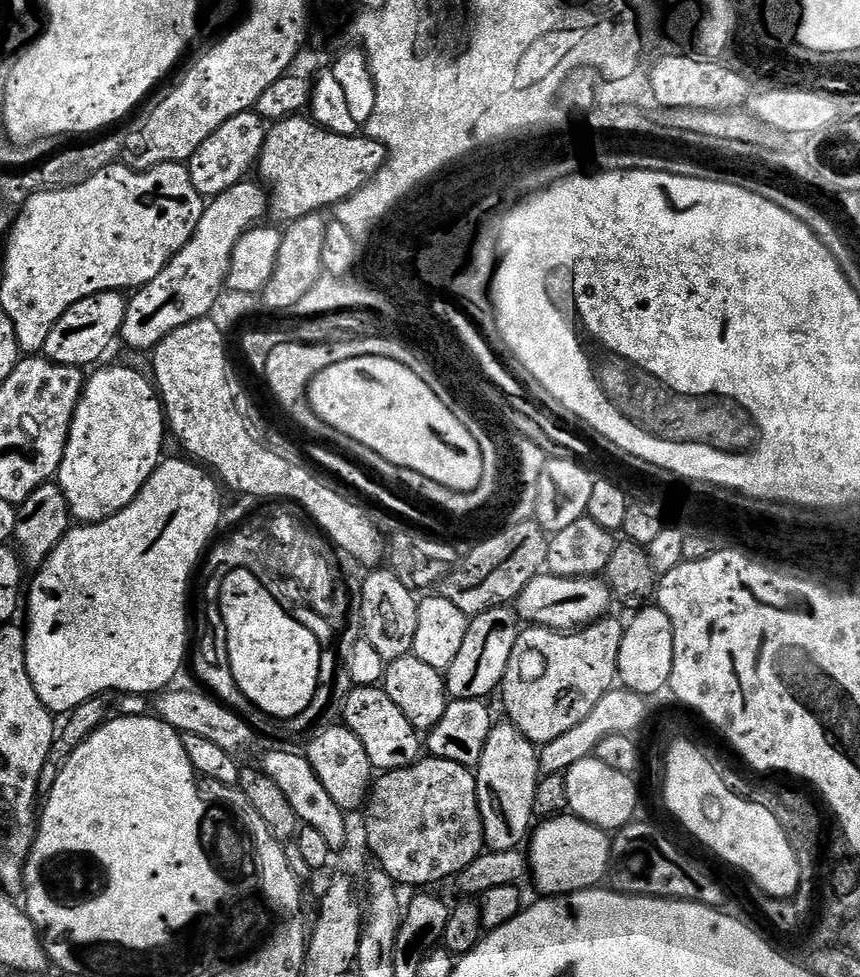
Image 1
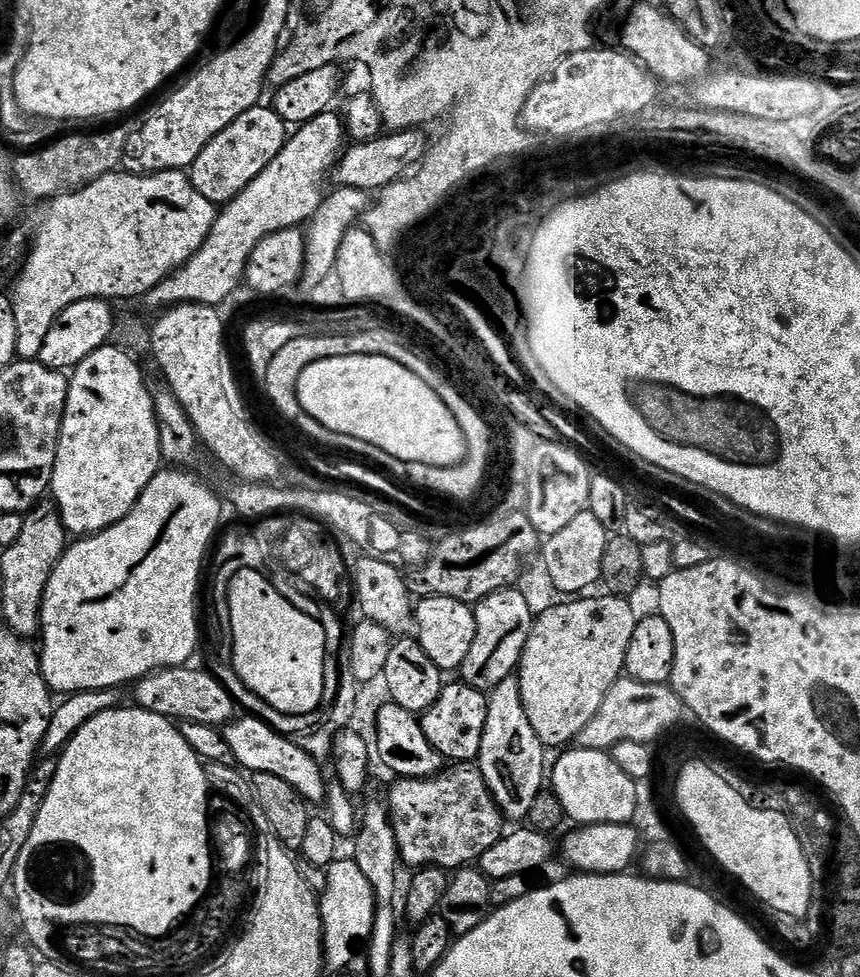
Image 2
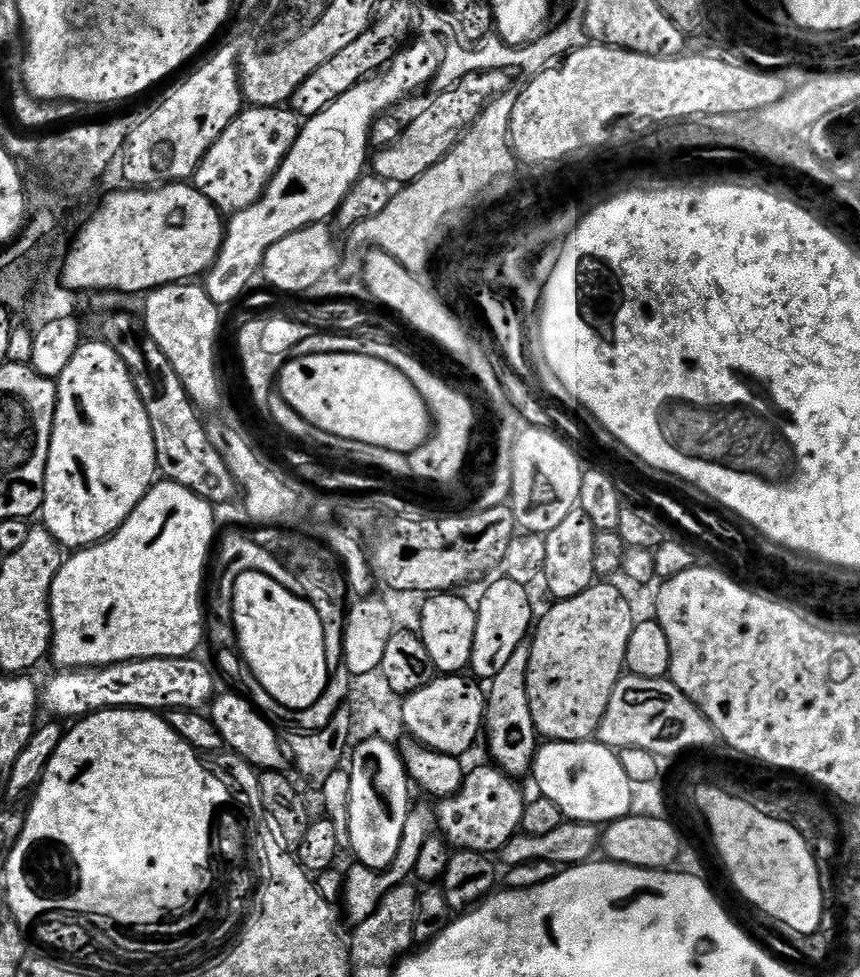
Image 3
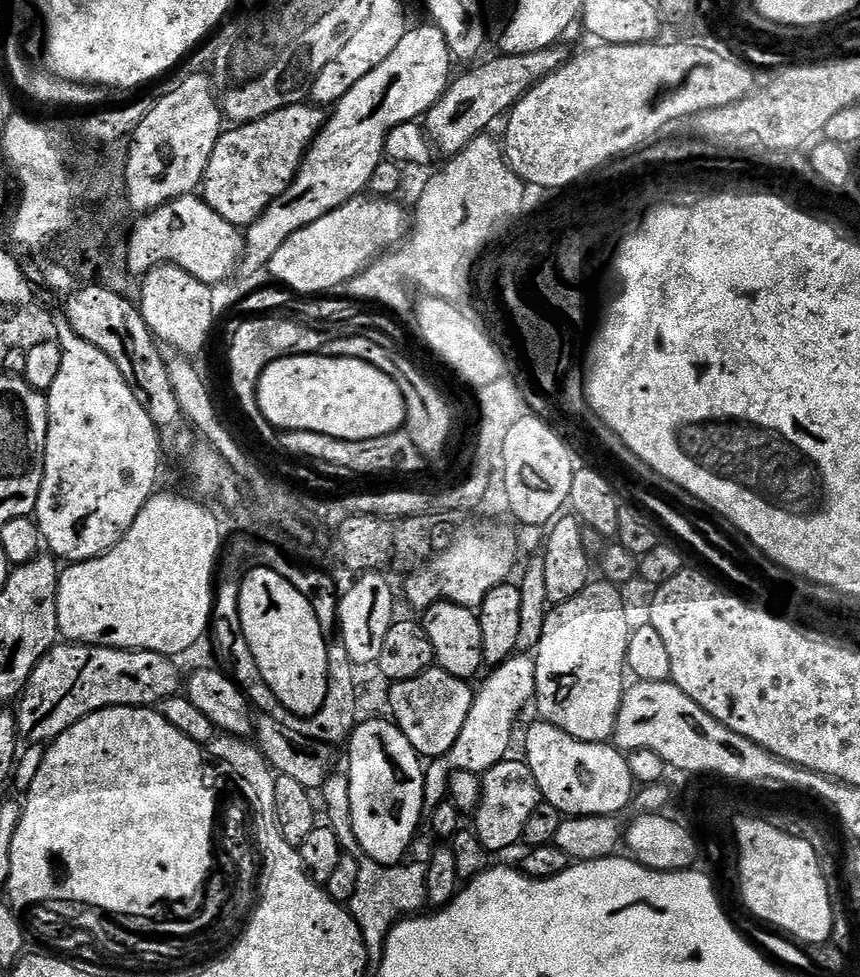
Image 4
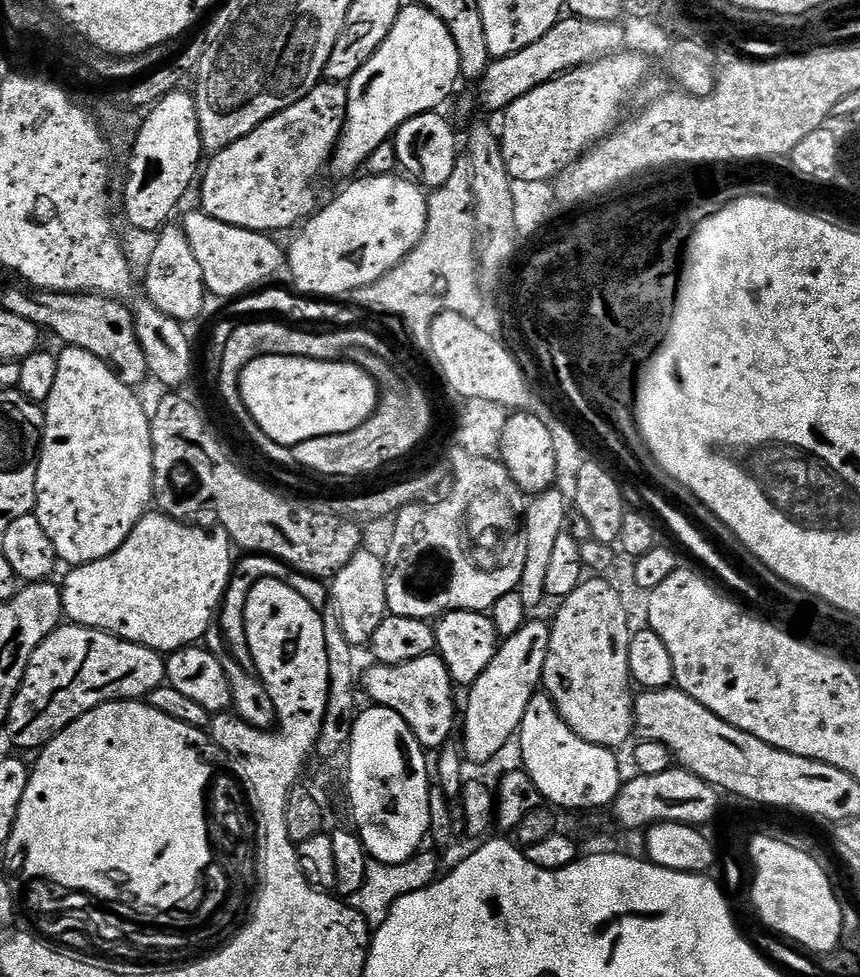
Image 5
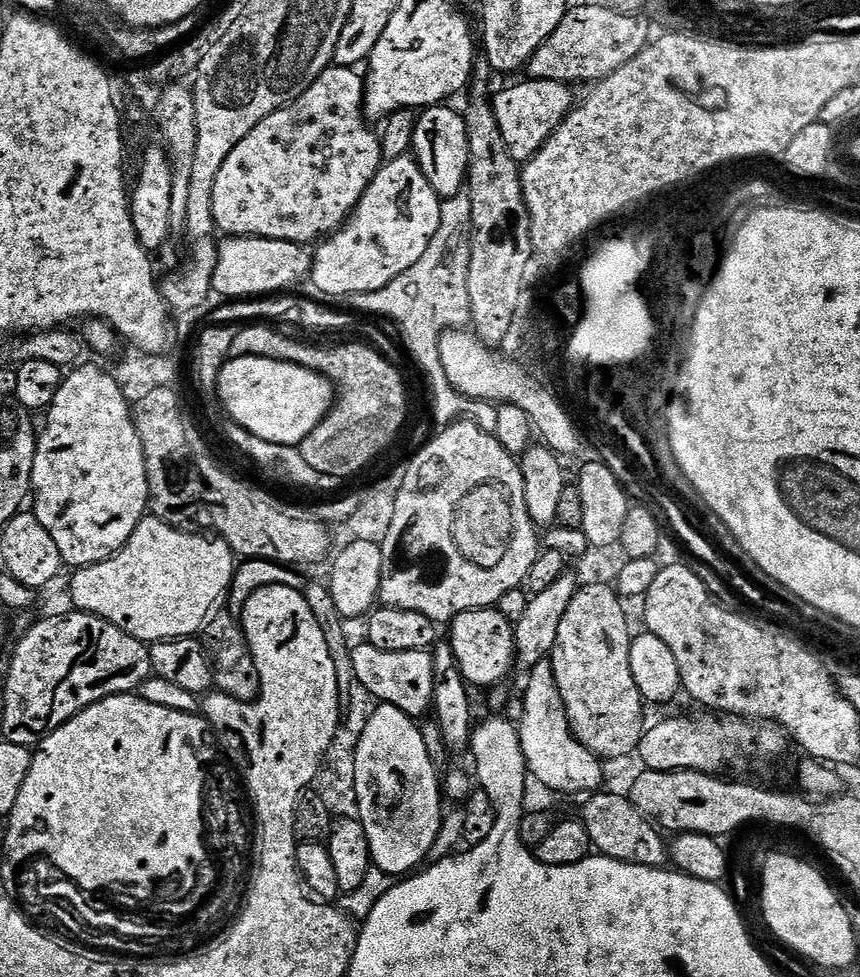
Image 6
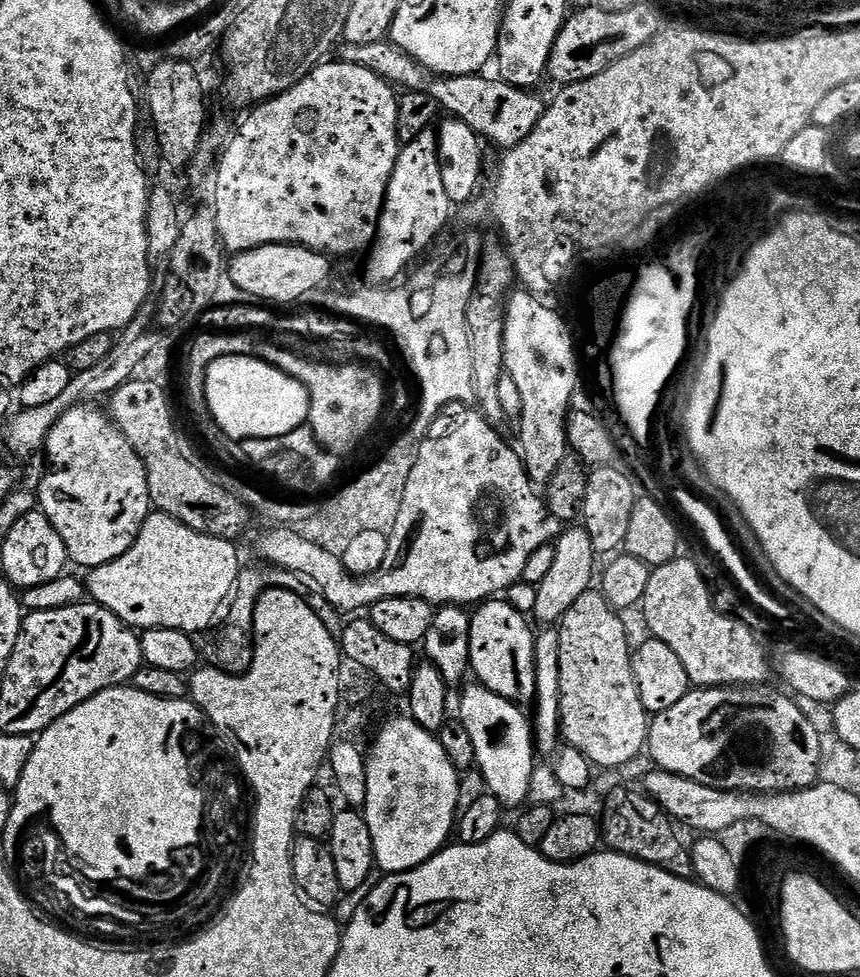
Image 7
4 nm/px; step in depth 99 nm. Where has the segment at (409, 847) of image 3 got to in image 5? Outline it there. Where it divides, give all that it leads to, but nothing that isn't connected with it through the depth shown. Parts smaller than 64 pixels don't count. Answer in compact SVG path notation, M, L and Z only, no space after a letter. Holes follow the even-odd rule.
M535 618L525 621L517 634L505 637L486 670L469 687L466 710L462 712L462 747L465 759L486 764L494 759L519 733L530 698L543 683L546 654L549 653L551 625Z

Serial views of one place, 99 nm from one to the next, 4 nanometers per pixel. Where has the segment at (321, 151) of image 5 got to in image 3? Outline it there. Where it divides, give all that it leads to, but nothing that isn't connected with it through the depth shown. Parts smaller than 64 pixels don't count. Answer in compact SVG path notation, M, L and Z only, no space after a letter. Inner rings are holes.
M245 107L239 116L222 130L218 142L210 146L202 158L194 177L194 187L216 207L221 214L241 212L264 195L276 171L290 154L300 136L301 117L291 107L254 108Z

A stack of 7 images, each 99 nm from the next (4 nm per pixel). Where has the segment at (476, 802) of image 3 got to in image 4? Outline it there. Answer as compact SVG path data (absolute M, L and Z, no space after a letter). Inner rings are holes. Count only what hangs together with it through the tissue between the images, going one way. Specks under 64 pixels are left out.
M505 758L485 772L480 785L480 804L474 813L474 831L480 844L488 854L504 852L507 848L518 845L524 839L526 822L534 806L542 802L540 787L530 770L527 759L512 760Z

